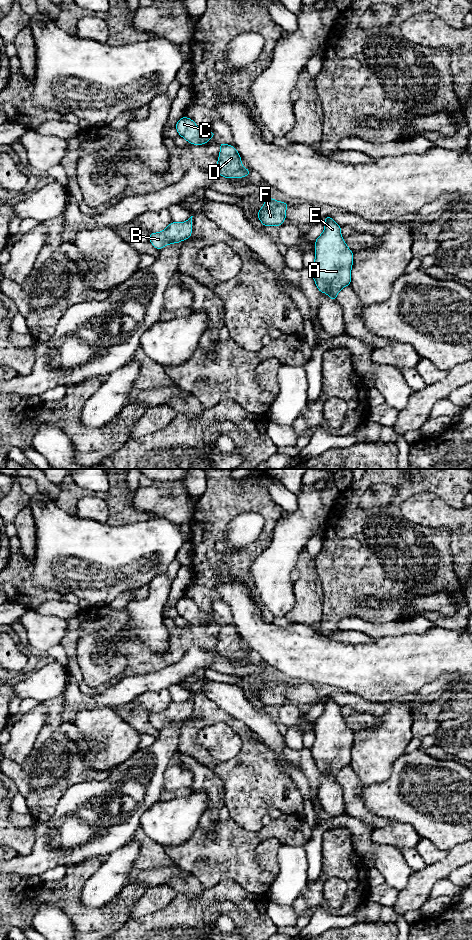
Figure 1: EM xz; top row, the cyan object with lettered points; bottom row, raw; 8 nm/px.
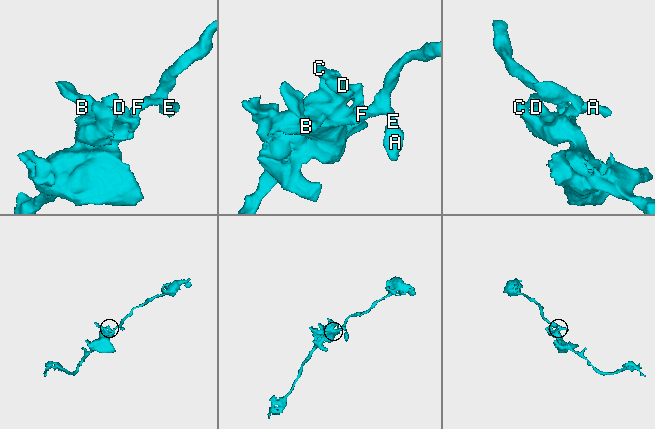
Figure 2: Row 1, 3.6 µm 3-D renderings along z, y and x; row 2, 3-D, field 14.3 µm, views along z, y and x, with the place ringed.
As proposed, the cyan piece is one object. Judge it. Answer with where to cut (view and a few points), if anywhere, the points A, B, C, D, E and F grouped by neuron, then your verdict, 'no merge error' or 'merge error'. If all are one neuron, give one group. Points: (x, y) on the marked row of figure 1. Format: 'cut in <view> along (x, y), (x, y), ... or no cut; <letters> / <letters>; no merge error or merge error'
no cut; A B C D E F; no merge error

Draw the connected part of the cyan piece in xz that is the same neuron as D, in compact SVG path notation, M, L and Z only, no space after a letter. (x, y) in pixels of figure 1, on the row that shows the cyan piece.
M219 143L220 154L216 165L219 175L225 178L243 178L249 176L249 169L245 169L241 163L241 157L236 148L226 143Z

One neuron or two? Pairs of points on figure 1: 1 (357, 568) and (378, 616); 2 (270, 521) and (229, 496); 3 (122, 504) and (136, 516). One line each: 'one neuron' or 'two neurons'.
1: one neuron
2: one neuron
3: one neuron

